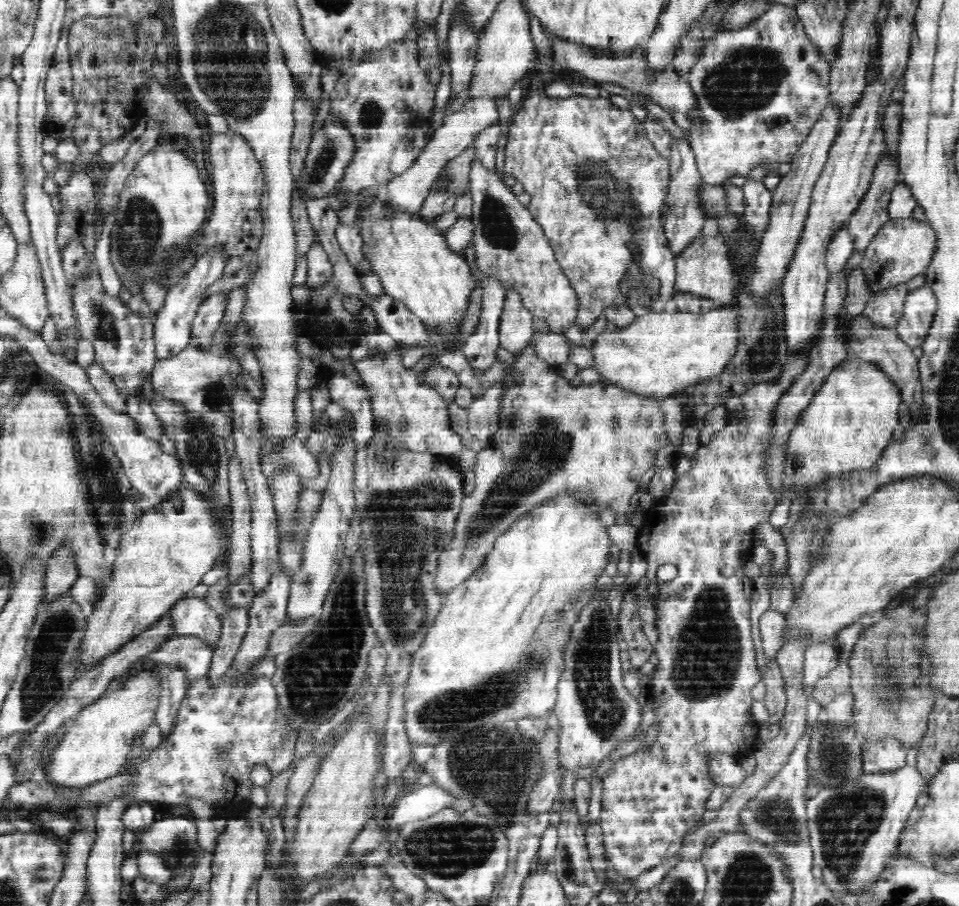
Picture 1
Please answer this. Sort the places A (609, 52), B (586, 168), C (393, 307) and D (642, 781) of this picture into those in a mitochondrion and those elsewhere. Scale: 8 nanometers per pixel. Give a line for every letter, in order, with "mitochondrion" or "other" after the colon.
A: other
B: mitochondrion
C: other
D: other

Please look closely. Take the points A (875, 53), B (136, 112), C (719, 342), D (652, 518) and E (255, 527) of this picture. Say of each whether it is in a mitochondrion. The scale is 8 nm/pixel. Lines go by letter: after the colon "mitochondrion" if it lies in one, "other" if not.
A: other
B: other
C: other
D: other
E: other

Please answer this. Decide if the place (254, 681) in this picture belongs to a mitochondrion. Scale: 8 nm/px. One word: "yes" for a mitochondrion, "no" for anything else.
no

